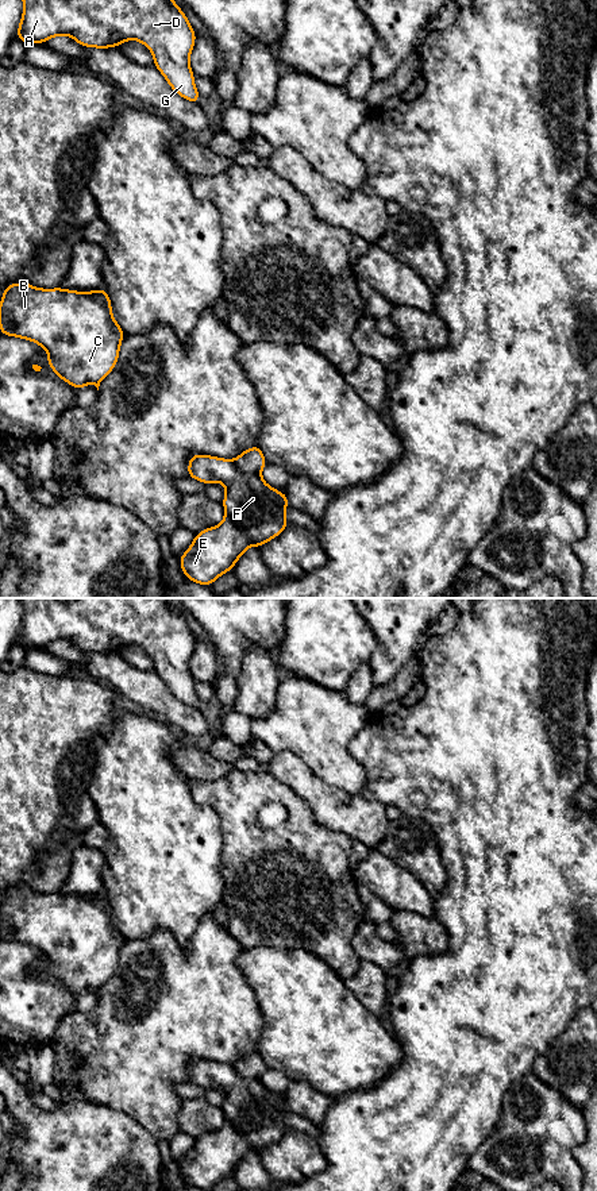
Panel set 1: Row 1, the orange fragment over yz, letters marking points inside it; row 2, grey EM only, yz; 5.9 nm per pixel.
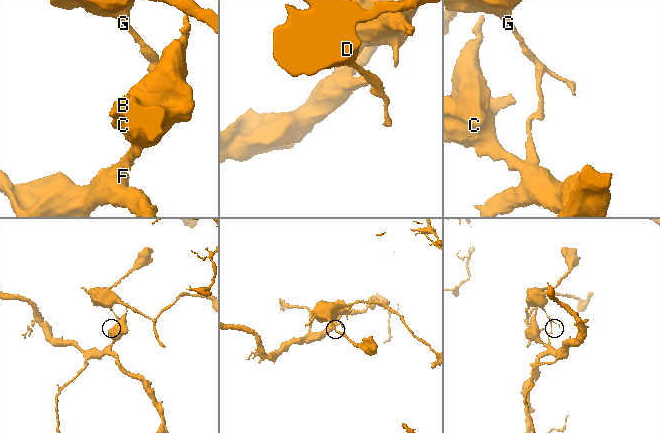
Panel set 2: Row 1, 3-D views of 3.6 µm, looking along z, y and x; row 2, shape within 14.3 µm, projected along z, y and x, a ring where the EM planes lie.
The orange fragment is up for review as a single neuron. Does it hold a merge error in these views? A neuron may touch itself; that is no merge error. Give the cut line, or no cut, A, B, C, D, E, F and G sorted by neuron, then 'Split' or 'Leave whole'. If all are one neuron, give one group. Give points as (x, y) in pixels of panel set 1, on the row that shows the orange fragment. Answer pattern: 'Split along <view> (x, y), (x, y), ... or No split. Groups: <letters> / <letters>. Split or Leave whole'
Split along yz (232, 461), (243, 471), (260, 474). Groups: A D G / B C E F. Split

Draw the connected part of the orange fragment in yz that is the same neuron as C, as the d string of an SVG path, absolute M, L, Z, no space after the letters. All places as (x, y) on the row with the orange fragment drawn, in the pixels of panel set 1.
M28 282L8 284L0 300L0 334L27 339L47 352L47 365L76 390L92 383L97 388L115 369L124 338L112 316L111 298L104 288L77 292L54 288L42 289Z

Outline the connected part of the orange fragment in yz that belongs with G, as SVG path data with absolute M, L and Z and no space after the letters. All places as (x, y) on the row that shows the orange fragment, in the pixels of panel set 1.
M23 0L18 39L26 45L46 43L62 35L96 49L119 47L135 39L150 49L154 66L177 95L194 104L201 99L189 63L196 32L174 0Z

